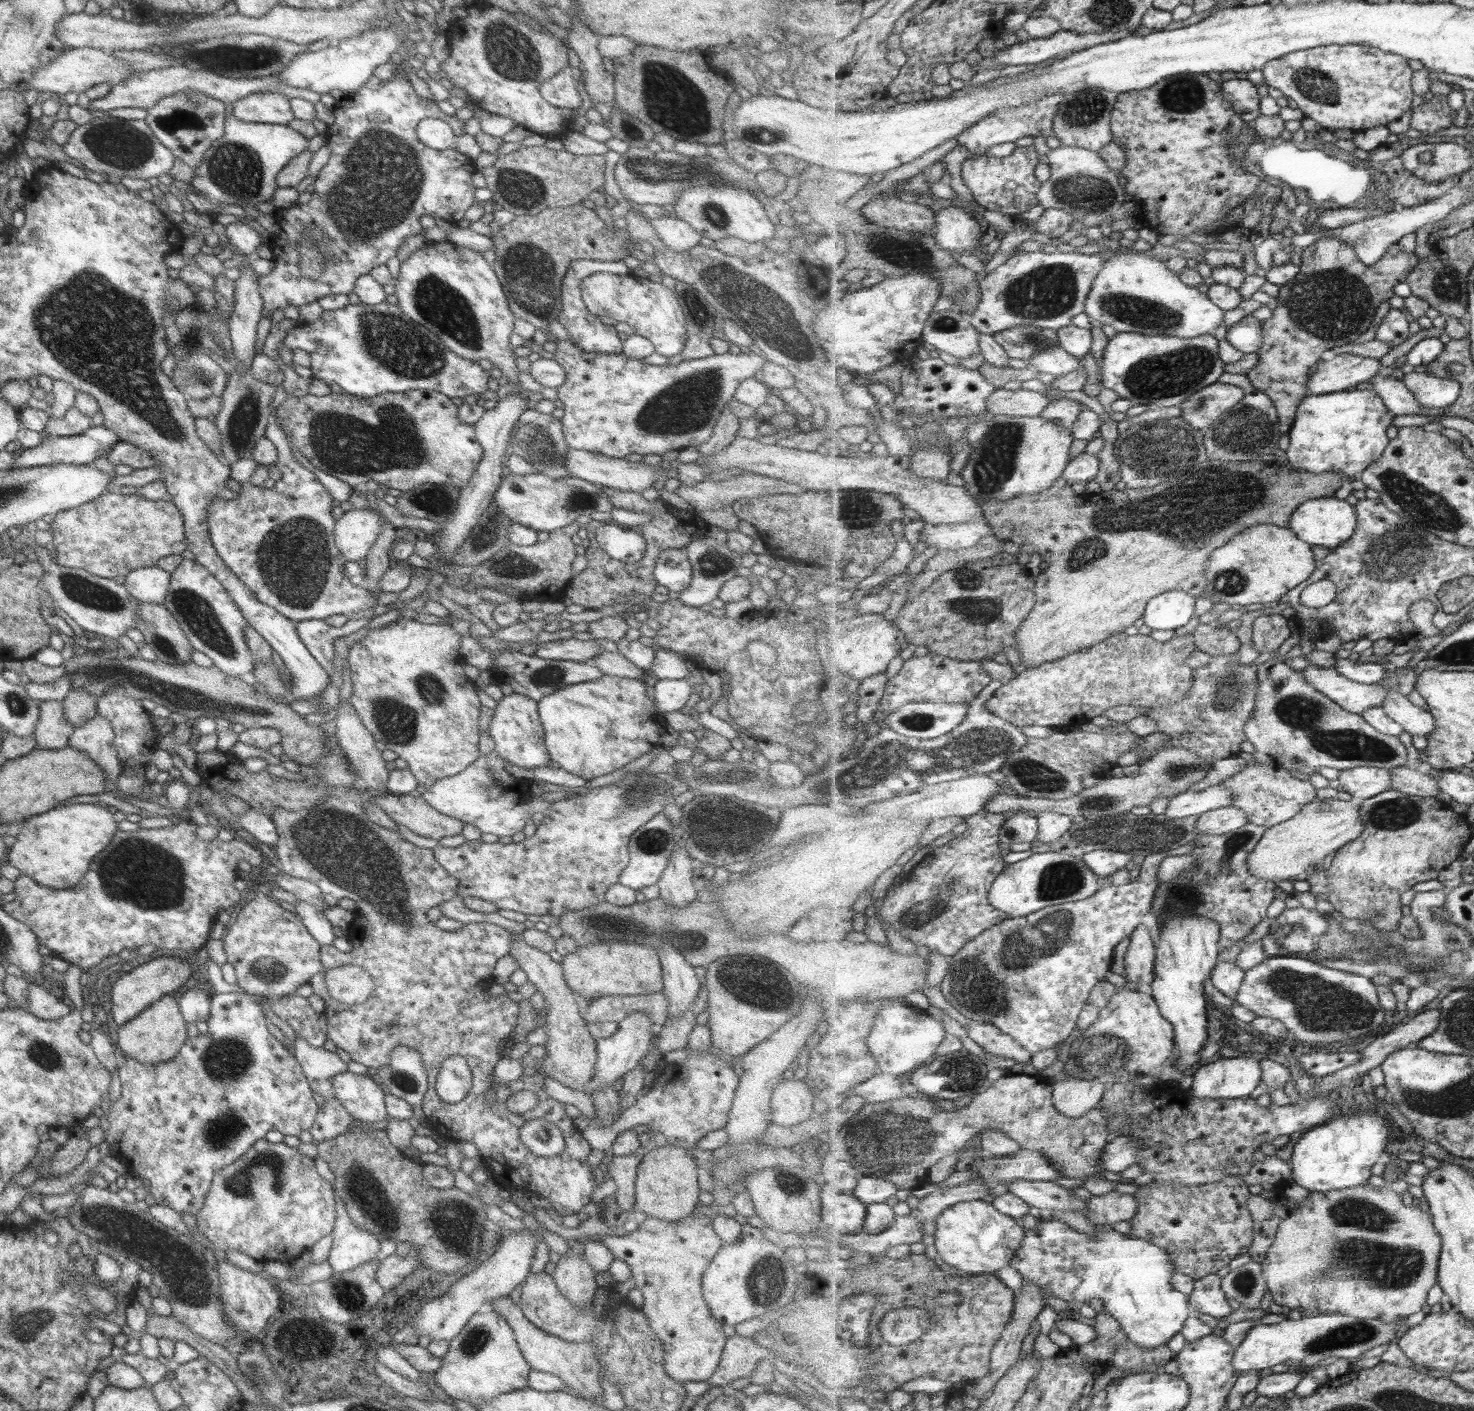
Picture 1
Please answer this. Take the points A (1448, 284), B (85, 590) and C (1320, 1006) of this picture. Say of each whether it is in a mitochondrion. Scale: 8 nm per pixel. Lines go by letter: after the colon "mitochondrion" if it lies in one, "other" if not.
A: mitochondrion
B: mitochondrion
C: mitochondrion

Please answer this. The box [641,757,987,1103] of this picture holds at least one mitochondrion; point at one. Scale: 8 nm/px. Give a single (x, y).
(935, 907)

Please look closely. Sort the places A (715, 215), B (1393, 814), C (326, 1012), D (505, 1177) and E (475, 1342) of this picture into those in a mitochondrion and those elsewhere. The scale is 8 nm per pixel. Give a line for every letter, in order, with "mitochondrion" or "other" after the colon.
A: mitochondrion
B: mitochondrion
C: other
D: other
E: mitochondrion

